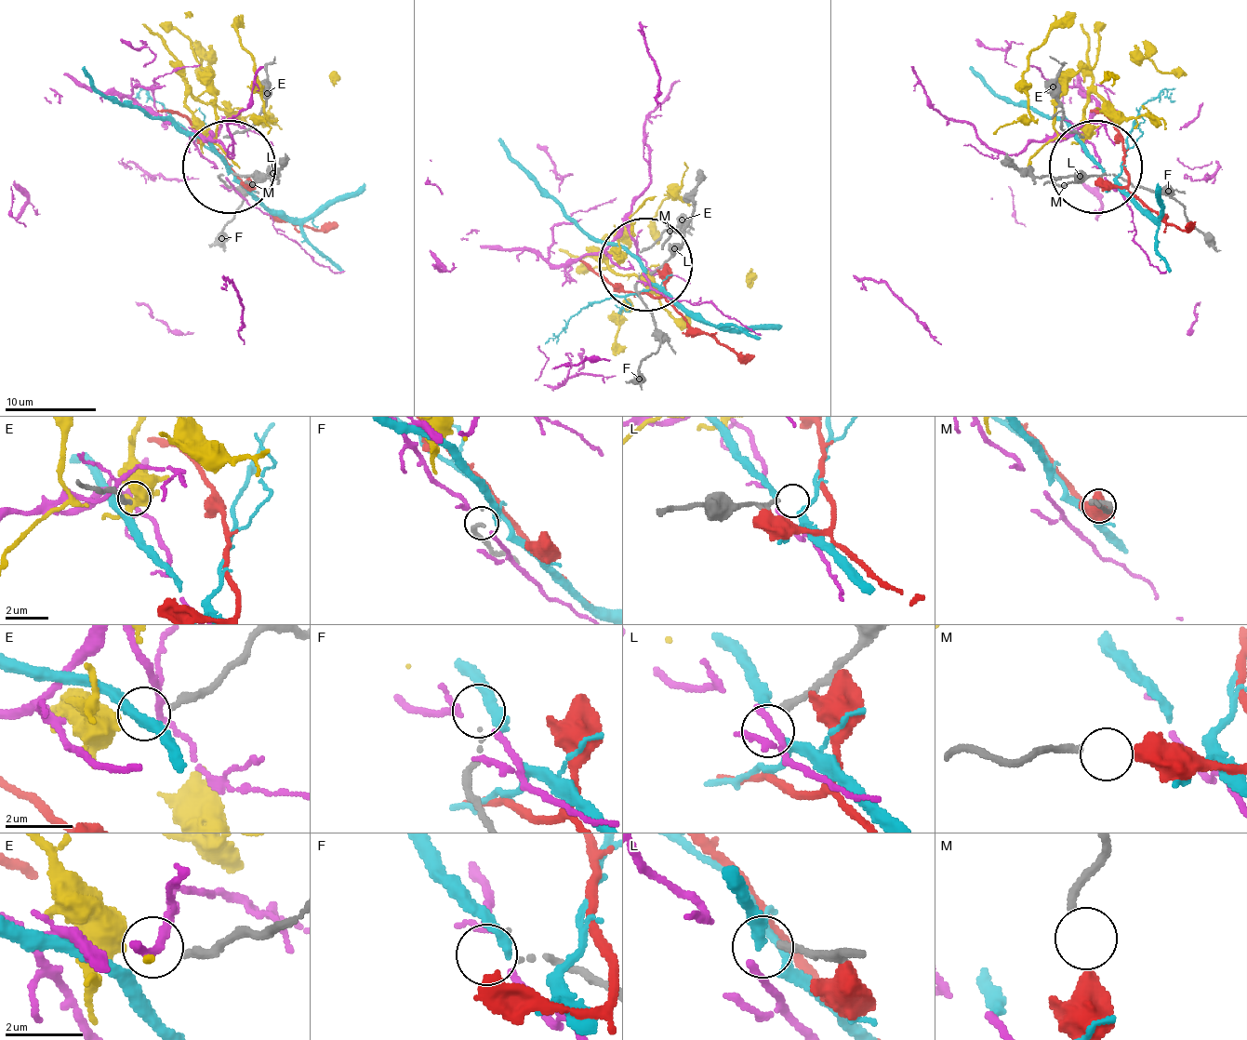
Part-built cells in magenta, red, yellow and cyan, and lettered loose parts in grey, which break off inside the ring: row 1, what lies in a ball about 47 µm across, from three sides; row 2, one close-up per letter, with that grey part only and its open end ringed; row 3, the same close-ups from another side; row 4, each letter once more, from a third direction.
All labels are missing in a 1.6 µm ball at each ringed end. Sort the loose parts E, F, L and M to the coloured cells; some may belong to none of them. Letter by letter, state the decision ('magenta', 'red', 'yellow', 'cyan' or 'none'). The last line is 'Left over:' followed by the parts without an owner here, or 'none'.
E: yellow
F: none
L: none
M: red
Left over: F, L

